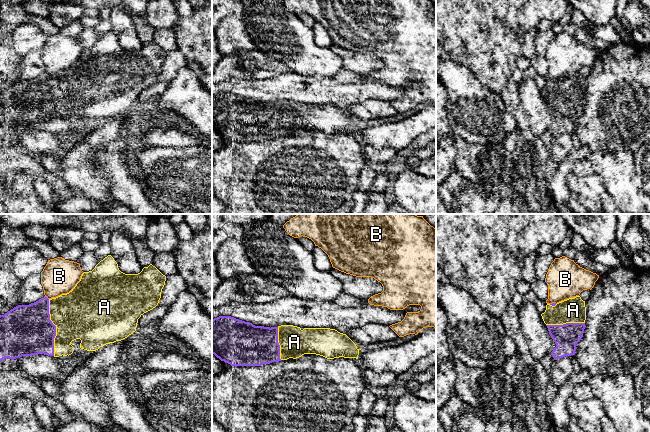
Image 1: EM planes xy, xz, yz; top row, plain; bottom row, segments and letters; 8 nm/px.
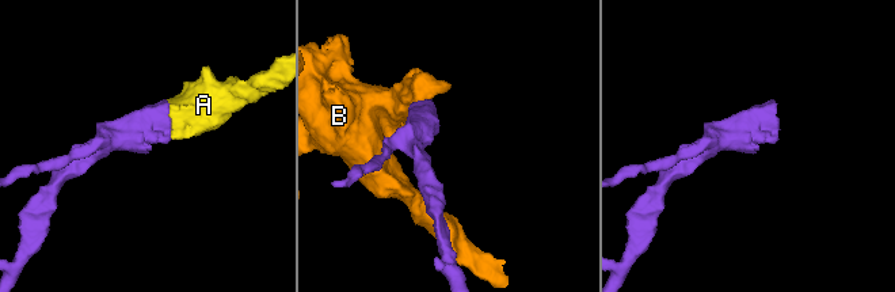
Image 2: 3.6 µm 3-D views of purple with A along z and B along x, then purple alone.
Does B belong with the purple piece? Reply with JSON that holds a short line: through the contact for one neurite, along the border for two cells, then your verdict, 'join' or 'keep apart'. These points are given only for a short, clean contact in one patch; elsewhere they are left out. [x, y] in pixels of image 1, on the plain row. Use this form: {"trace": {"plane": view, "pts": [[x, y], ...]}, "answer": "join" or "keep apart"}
{"trace": {"plane": "xy", "pts": [[44, 72], [48, 75]]}, "answer": "keep apart"}

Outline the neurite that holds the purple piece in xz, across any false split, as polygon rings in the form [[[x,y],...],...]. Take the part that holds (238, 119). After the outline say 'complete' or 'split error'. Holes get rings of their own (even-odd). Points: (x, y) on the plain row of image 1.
[[[219,92],[212,96],[212,130],[231,142],[261,142],[304,130],[316,130],[327,135],[339,133],[358,135],[359,125],[343,109],[330,104],[304,104],[293,101],[278,103],[255,102],[231,92]]]; split error

